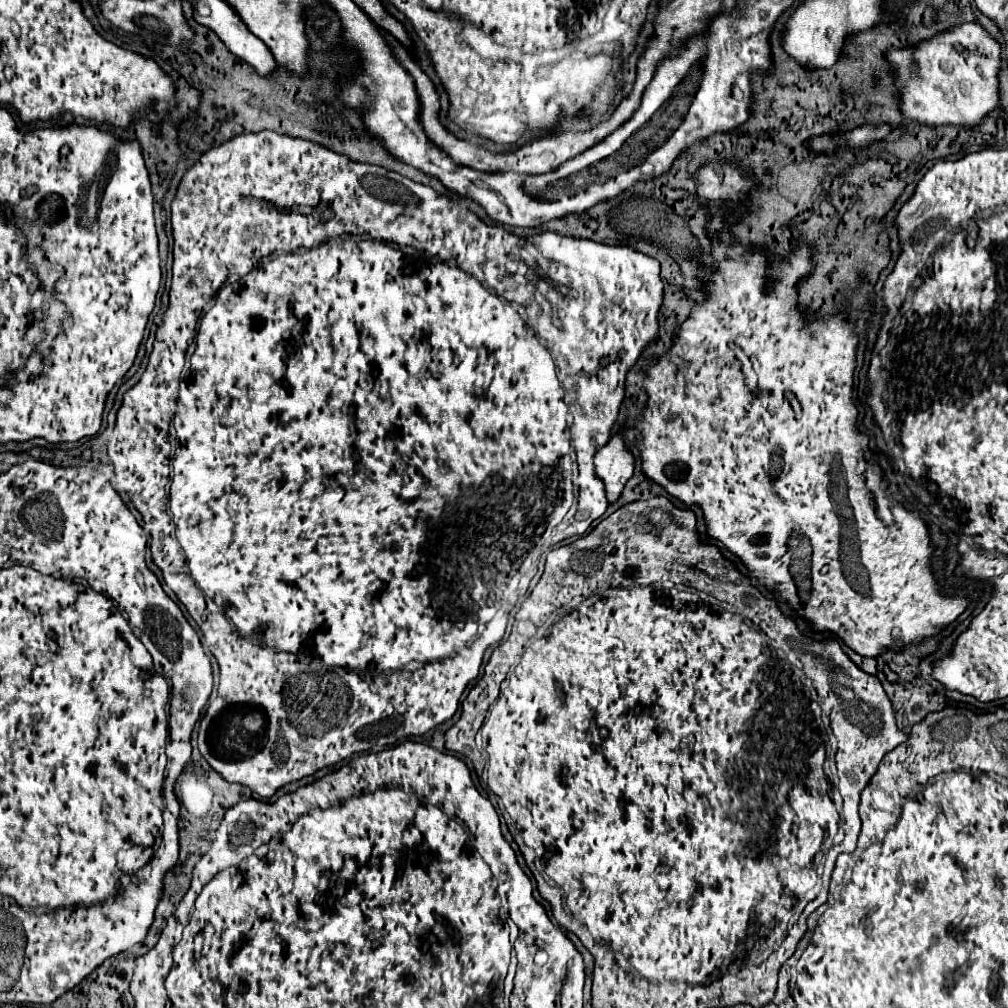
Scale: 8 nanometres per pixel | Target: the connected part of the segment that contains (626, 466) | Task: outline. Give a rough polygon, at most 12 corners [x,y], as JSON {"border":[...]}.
{"border":[[615,435],[595,453],[609,503],[633,475],[633,455]]}

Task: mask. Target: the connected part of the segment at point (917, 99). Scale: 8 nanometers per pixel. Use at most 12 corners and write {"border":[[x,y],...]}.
{"border":[[961,23],[891,49],[901,111],[977,125],[999,107],[1001,45]]}

